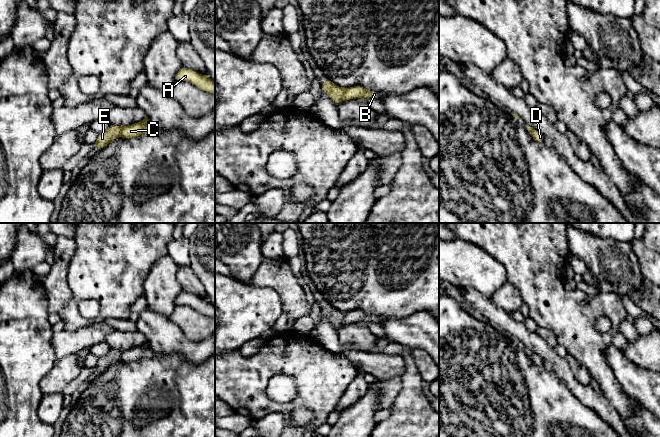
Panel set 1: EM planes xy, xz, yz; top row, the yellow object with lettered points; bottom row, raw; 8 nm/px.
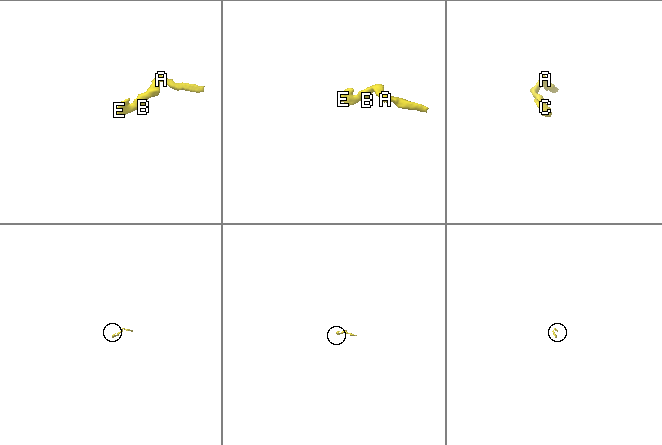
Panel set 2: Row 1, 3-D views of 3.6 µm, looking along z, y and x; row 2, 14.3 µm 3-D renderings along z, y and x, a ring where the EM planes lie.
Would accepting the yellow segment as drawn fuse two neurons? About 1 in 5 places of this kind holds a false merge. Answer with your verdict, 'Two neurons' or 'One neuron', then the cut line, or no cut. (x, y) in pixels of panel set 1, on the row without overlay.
One neuron. No split

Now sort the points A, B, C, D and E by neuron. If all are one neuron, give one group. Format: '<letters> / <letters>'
A B C D E

